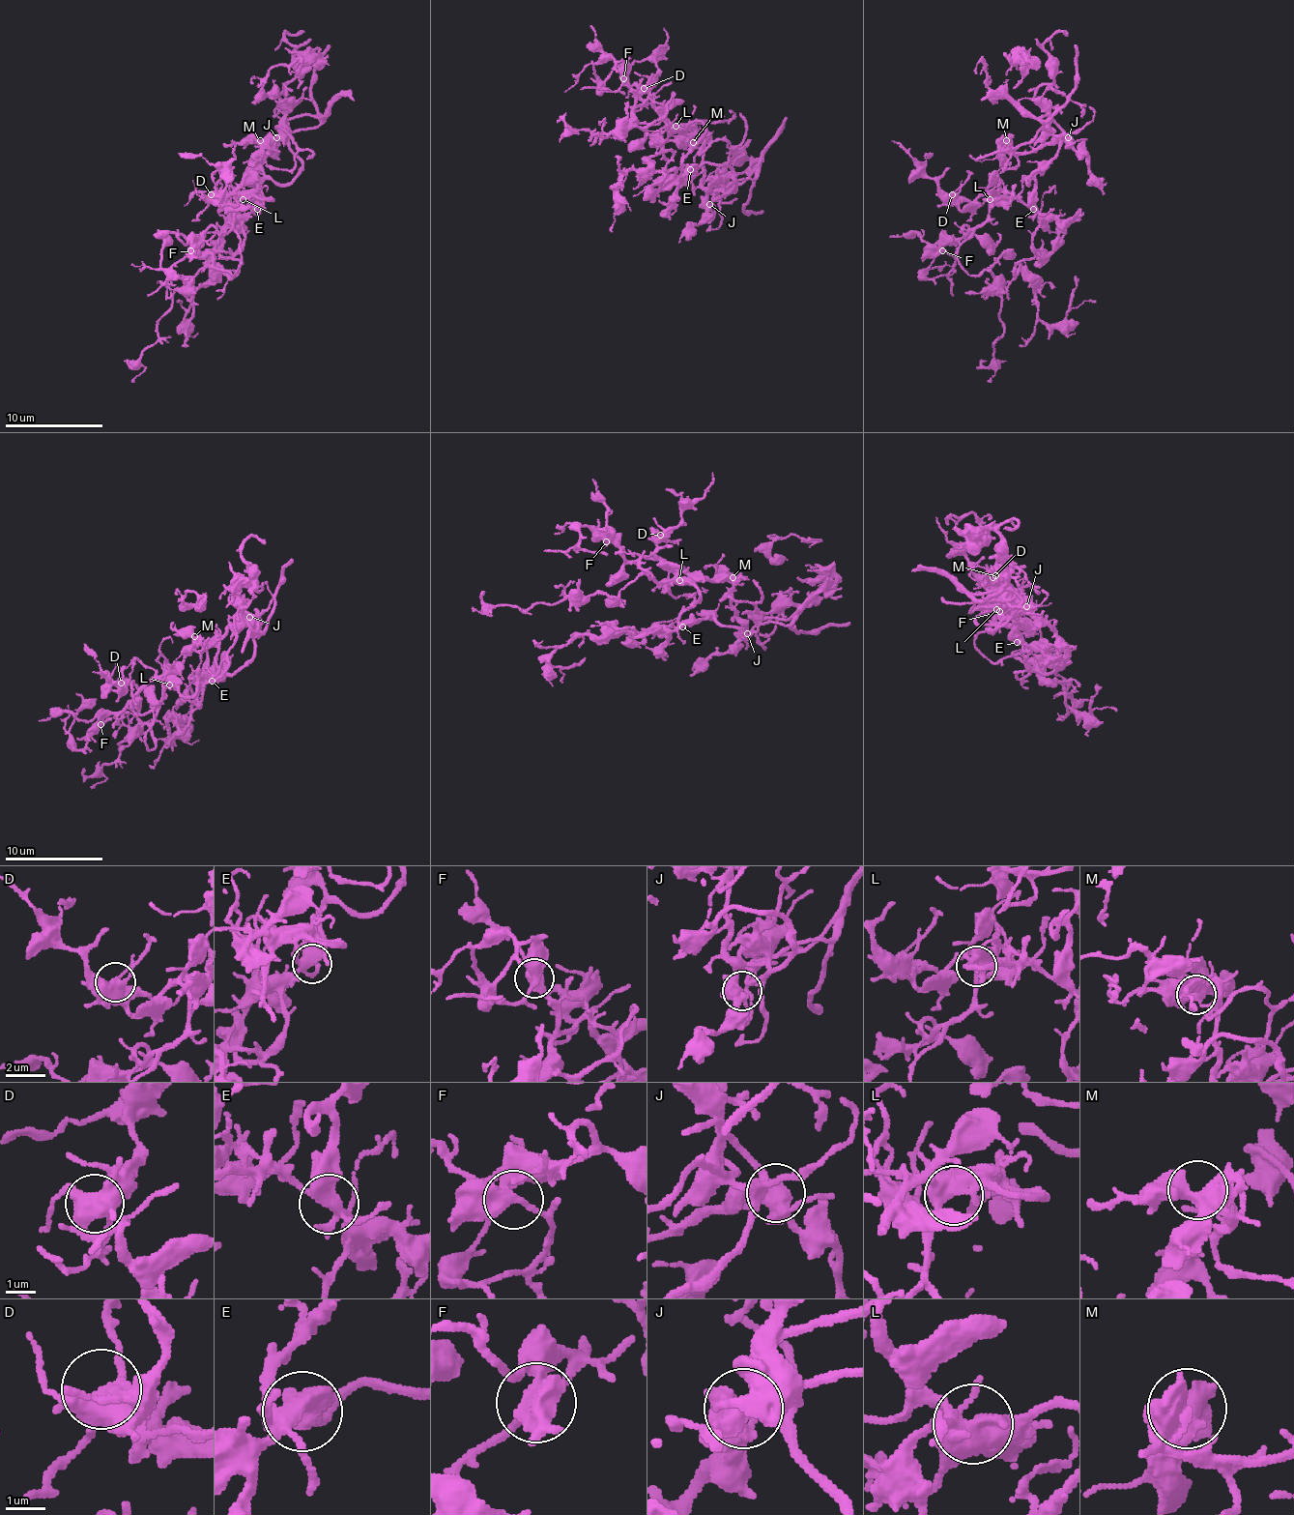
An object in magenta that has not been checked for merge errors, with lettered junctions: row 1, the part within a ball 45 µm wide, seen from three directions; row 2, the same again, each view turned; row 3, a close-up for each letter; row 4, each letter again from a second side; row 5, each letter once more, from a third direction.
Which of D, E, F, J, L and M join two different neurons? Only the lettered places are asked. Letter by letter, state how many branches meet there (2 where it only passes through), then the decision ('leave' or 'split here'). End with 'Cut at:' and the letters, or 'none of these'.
D: 4 branches meet; leave
E: 5 branches meet; leave
F: 3 branches meet; leave
J: 4 branches meet; leave
L: 5 branches meet; leave
M: 3 branches meet; leave
Cut at: none of these

